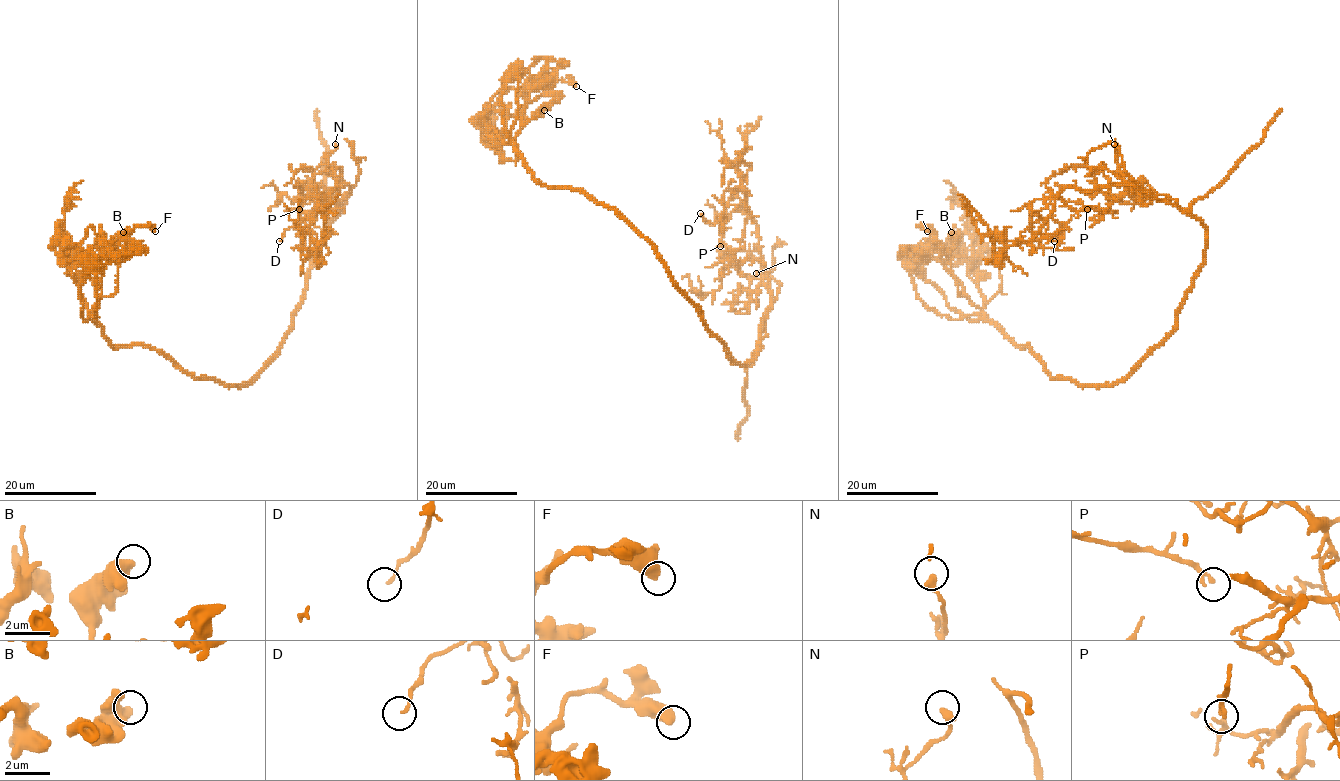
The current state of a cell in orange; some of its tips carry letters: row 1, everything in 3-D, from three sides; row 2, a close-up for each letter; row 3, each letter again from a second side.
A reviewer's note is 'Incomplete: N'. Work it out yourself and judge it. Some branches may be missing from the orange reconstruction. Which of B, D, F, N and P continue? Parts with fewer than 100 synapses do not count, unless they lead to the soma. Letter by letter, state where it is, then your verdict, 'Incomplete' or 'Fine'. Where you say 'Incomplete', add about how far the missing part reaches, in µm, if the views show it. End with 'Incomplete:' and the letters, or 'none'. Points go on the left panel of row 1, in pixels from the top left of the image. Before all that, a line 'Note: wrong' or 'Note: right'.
Note: wrong
B: Place: (123, 232). Fine
D: Place: (279, 241). Fine
F: Place: (155, 231). Fine
N: Place: (335, 144). Fine
P: Place: (299, 209). Fine
Incomplete: none

